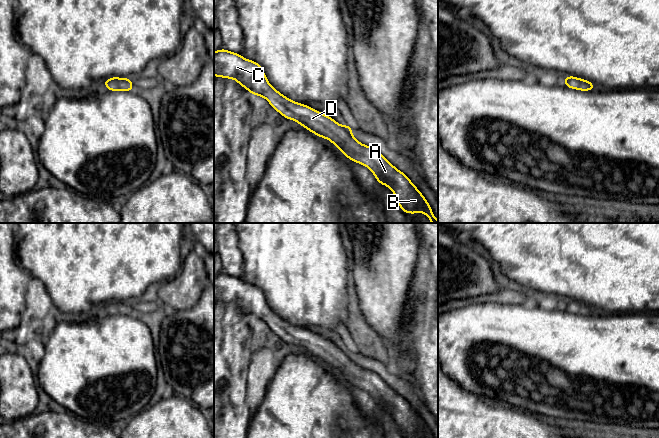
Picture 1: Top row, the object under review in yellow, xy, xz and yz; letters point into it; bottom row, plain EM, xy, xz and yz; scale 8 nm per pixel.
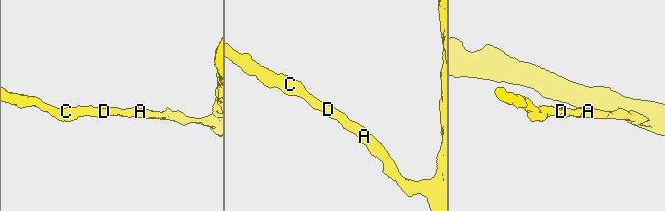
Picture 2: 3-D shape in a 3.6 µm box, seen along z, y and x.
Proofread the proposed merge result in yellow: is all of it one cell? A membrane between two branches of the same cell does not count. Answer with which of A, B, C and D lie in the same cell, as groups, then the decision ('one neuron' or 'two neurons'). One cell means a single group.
A B C D; one neuron

